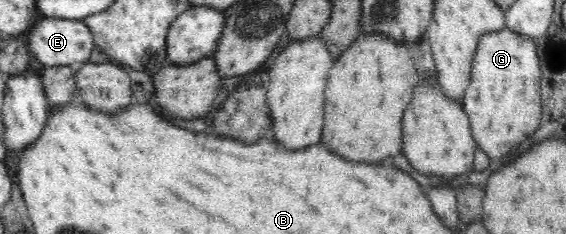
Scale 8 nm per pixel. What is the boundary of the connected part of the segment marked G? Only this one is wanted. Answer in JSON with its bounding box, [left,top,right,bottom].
[462,27,541,158]

